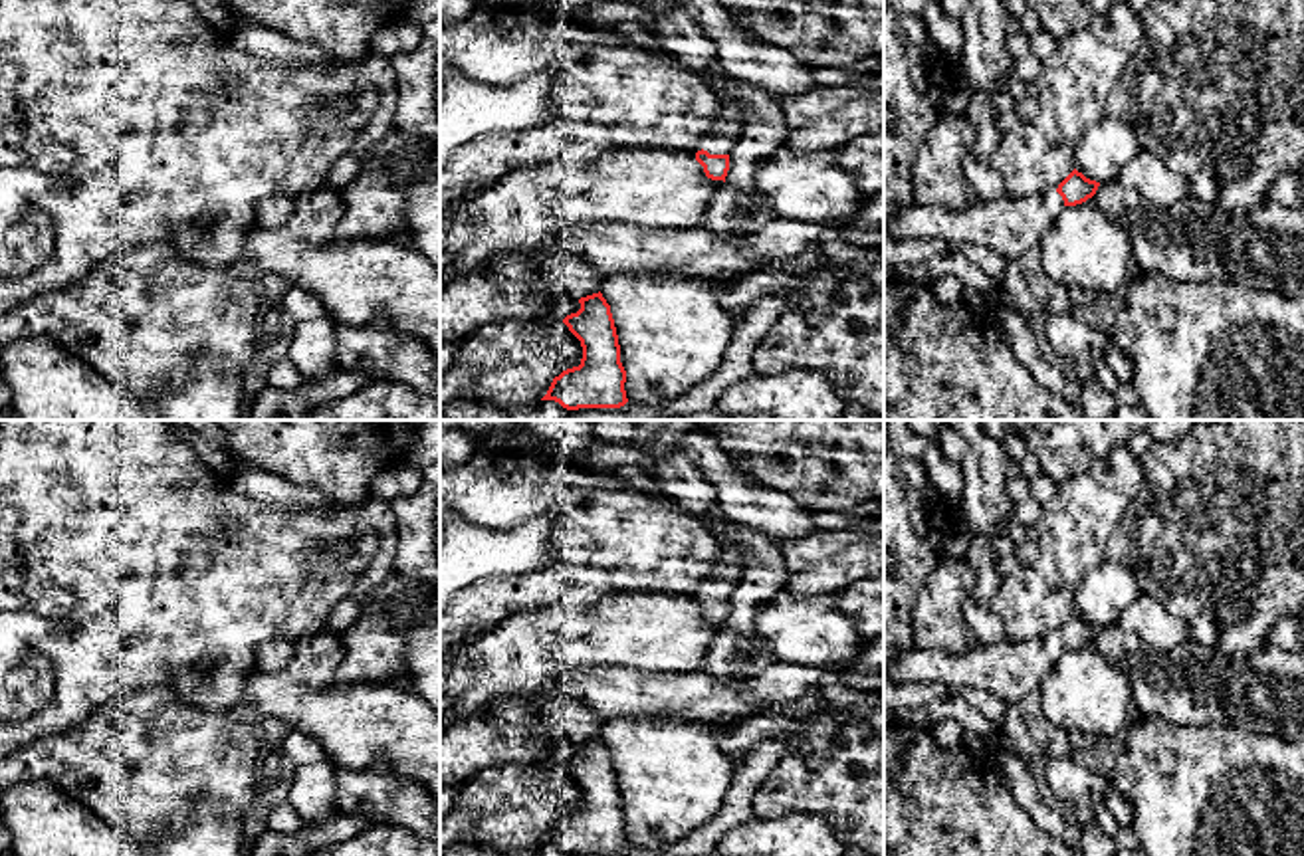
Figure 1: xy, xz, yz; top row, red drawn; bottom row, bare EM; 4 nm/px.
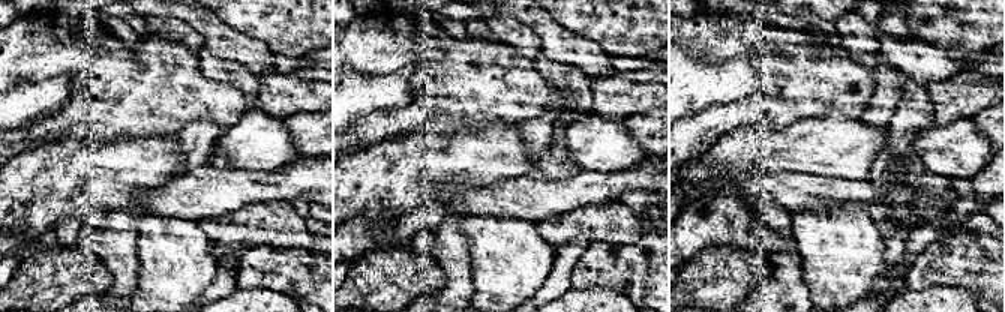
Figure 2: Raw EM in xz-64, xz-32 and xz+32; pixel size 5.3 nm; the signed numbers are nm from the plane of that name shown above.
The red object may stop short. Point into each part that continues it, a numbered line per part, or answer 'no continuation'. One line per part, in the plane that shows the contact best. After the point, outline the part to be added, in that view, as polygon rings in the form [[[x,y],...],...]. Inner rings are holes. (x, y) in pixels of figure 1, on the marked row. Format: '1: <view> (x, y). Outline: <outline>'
1: xz (726, 133). Outline: [[[717,91],[719,95],[719,119],[707,137],[704,151],[709,155],[729,155],[741,137],[741,129],[745,125],[745,113],[739,101],[727,93]]]

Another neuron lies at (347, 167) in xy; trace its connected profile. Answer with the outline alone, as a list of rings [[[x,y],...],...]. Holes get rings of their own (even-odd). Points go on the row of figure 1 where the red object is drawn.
[[[343,155],[327,172],[325,186],[343,192],[361,172],[363,159]]]

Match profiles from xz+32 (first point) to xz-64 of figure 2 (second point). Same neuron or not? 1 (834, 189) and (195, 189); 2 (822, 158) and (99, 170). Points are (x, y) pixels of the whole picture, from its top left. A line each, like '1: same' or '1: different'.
1: same
2: same

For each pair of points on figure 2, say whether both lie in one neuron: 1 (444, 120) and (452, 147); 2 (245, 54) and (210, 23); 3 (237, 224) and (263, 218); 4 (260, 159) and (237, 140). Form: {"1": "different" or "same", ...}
{"1": "different", "2": "same", "3": "same", "4": "same"}

